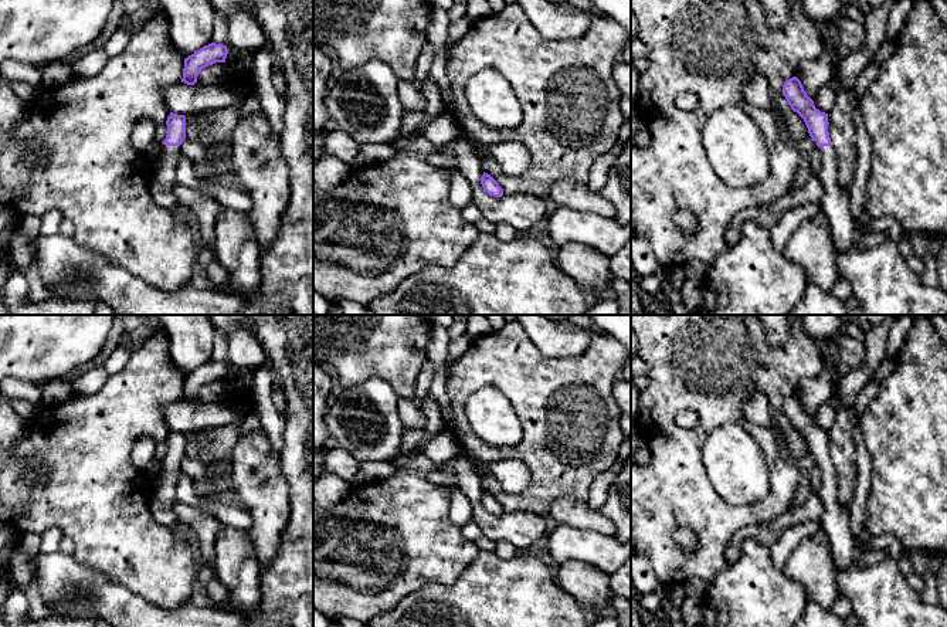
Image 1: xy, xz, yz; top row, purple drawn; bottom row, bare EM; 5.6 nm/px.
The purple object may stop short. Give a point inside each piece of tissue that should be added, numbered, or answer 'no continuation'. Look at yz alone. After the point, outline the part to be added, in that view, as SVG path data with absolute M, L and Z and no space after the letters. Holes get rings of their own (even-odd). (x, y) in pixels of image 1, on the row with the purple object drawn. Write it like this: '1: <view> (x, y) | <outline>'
1: yz (835, 202) | M834 146L819 148L819 152L821 169L818 177L824 187L819 207L829 220L836 250L844 253L855 244L856 223L851 213L849 194L838 179L838 160Z

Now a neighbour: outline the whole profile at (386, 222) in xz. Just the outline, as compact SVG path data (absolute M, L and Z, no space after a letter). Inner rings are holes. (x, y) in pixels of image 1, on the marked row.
M400 150L396 157L380 165L354 167L344 182L330 192L322 192L313 183L313 291L323 295L332 304L336 299L346 299L367 308L376 298L390 294L401 281L421 272L430 265L454 265L465 248L478 237L479 231L476 226L465 221L461 210L451 204L449 170L430 165L425 155L417 152Z

